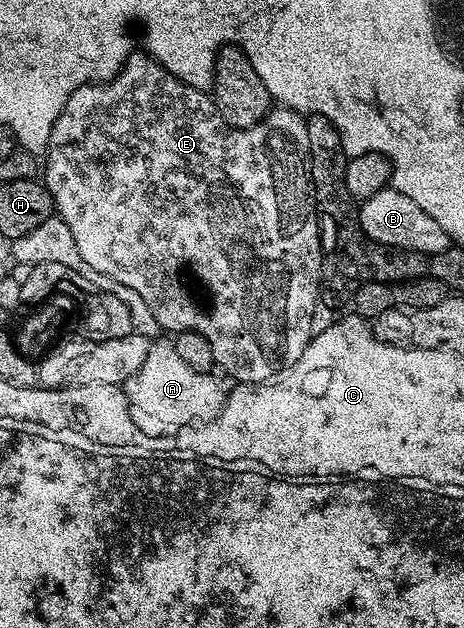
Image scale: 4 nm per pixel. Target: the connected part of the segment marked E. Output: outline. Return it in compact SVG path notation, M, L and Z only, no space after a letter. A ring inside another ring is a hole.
M136 51L127 58L127 62L123 65L123 70L112 81L88 83L81 86L77 91L73 91L73 95L69 95L69 103L65 103L65 107L61 111L57 123L53 123L53 131L49 135L47 151L41 161L41 181L42 184L47 186L49 195L53 199L55 213L65 223L65 227L69 227L69 231L73 231L73 243L77 243L77 251L81 251L81 259L85 259L85 263L89 263L89 267L95 268L96 271L101 271L101 275L109 275L109 279L117 279L117 283L125 283L125 287L130 287L131 290L137 291L137 295L141 295L141 299L145 299L145 303L149 303L149 311L153 311L160 330L167 331L167 329L171 329L170 332L172 334L197 331L201 335L205 335L205 339L209 339L209 347L213 347L216 366L220 370L223 368L235 380L235 383L267 383L272 379L278 378L280 374L292 368L298 361L302 361L305 347L311 344L313 336L311 316L315 313L315 305L318 306L320 304L319 282L323 272L325 249L319 246L319 221L321 222L321 217L317 212L315 192L311 186L309 131L307 130L306 120L300 114L294 113L292 109L275 107L253 127L248 129L232 129L231 126L225 123L225 119L220 115L219 110L216 109L210 92L193 87L180 77L174 77L164 65L154 61L150 55L142 51Z

